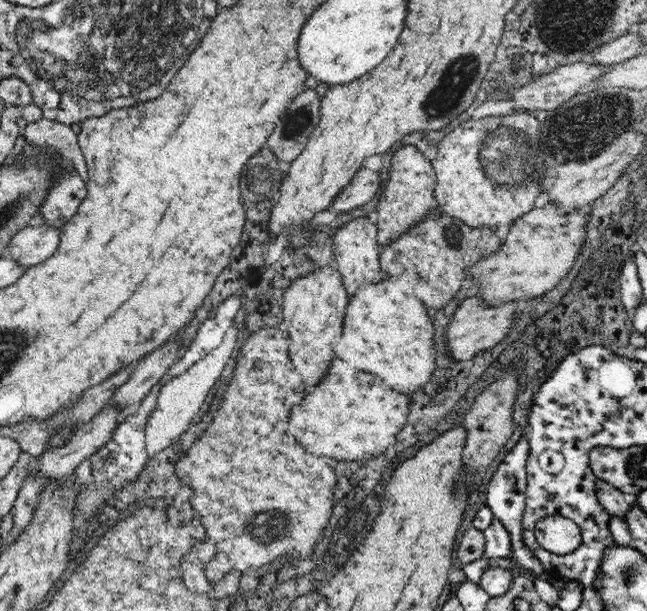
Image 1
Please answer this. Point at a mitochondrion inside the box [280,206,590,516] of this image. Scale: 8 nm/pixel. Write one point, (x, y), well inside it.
(451, 234)

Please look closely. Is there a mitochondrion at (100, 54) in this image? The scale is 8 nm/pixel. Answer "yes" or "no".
yes

